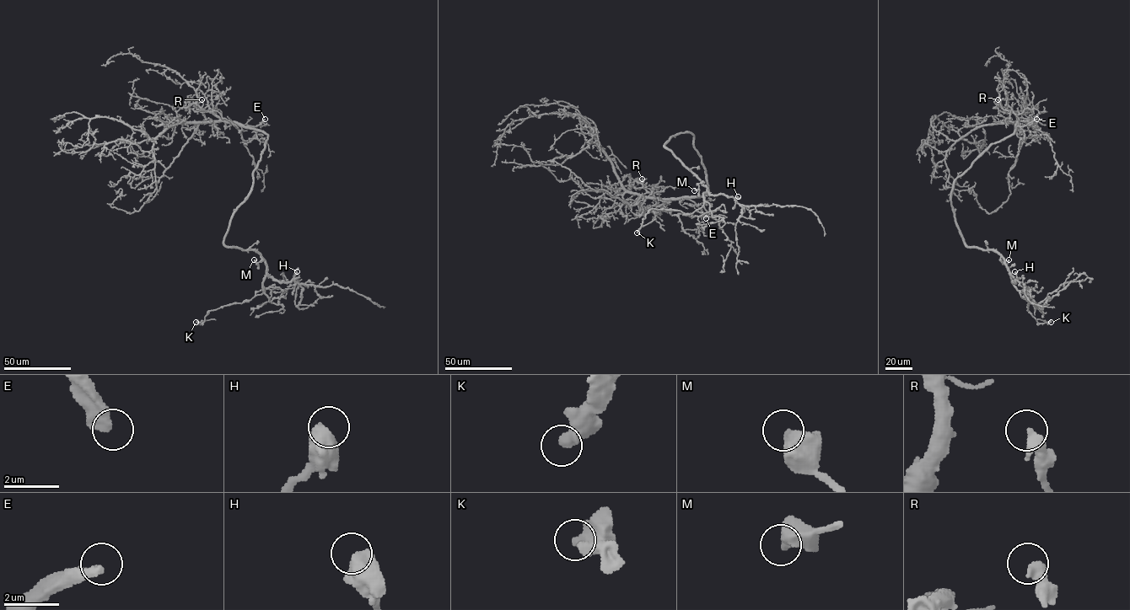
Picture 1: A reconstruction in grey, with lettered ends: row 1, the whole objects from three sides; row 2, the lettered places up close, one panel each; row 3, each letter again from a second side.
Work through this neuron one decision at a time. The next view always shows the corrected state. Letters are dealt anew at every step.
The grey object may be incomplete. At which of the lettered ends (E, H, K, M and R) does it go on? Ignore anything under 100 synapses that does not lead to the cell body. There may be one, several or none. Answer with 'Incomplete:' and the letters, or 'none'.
Incomplete: E

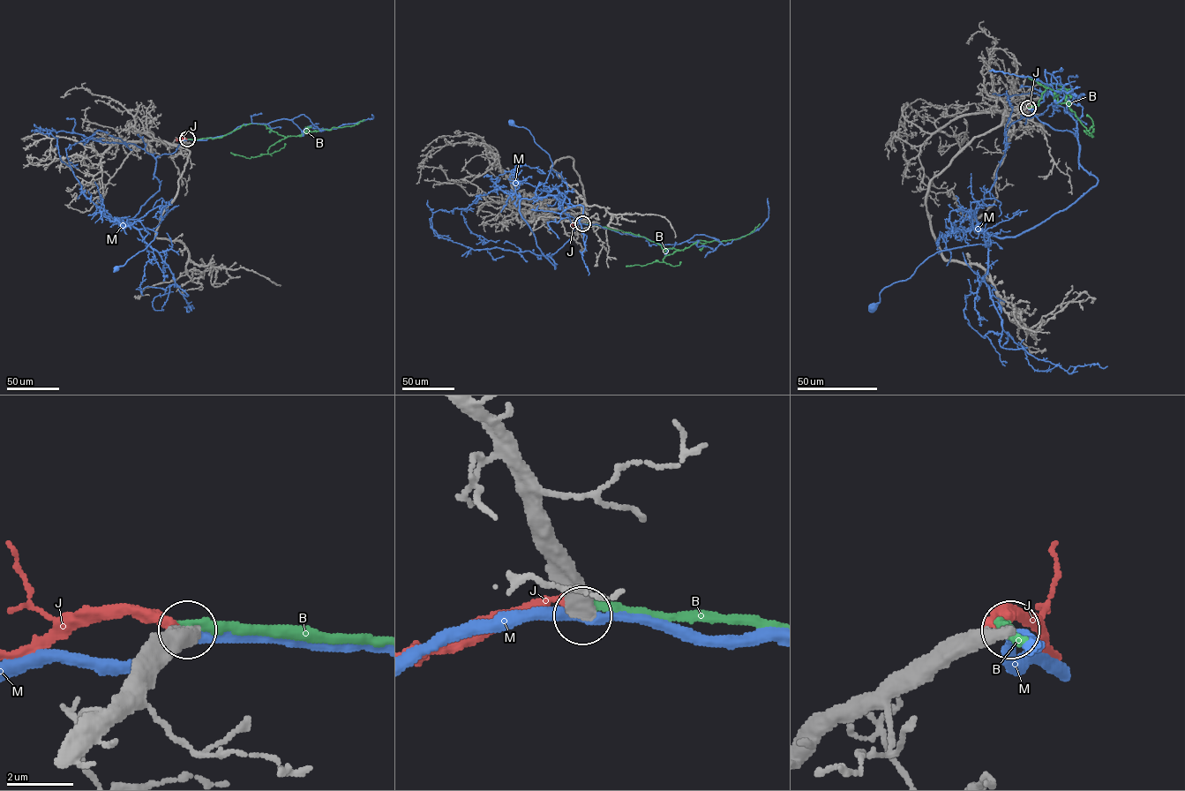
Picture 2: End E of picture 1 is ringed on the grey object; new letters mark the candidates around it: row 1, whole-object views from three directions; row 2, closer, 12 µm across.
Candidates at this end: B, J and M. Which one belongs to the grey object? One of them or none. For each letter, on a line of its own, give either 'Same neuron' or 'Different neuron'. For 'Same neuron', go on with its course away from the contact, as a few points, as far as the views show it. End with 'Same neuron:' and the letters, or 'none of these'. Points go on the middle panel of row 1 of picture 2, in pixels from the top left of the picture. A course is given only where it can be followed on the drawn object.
B: Different neuron
J: Different neuron
M: Different neuron
Same neuron: none of these

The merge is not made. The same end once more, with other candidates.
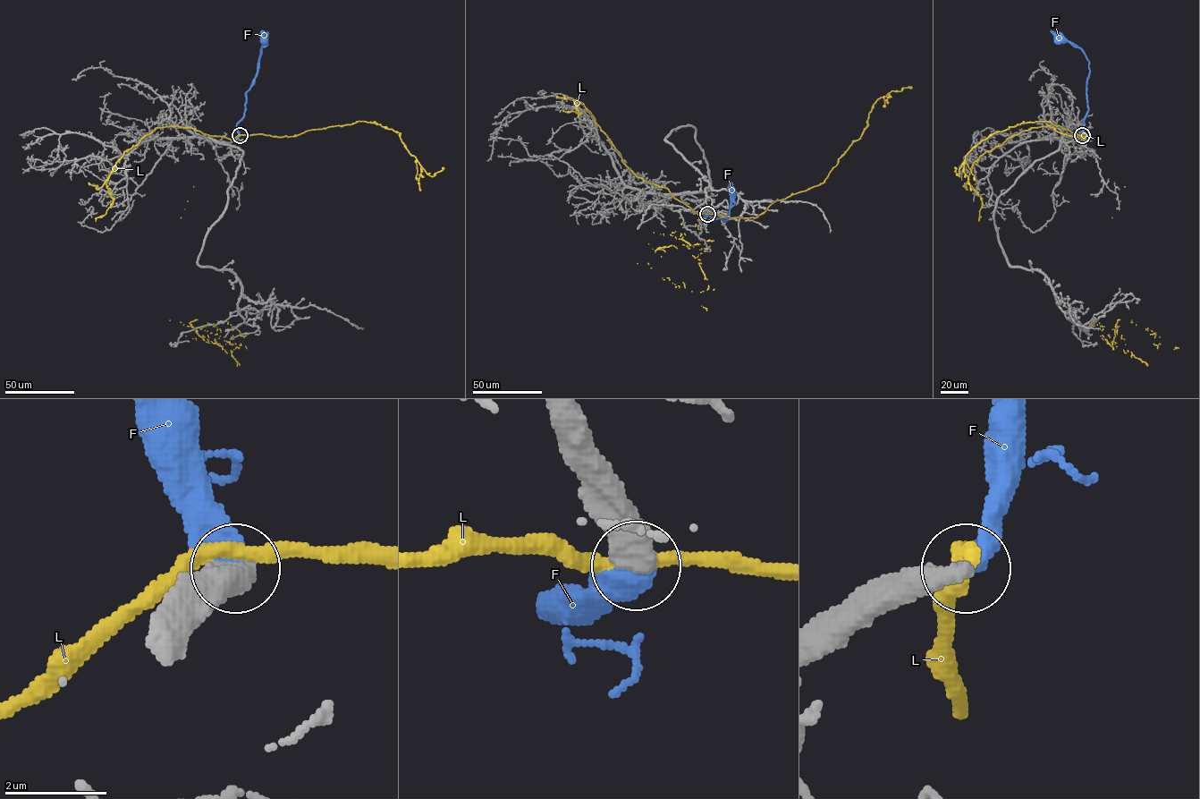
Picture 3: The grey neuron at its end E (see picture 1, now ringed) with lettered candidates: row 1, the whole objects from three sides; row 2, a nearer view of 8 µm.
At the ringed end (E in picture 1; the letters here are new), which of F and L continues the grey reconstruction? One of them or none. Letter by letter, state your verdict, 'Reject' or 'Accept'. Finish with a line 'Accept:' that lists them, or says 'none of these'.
F: Accept
L: Reject
Accept: F

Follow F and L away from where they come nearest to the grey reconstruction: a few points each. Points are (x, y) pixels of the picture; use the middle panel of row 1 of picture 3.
F: (707, 214), (705, 216), (713, 220), (720, 218), (726, 221), (734, 191), (732, 190)
L: (707, 213), (757, 217), (776, 200), (819, 185), (860, 138), (874, 104), (891, 90), (911, 86)

